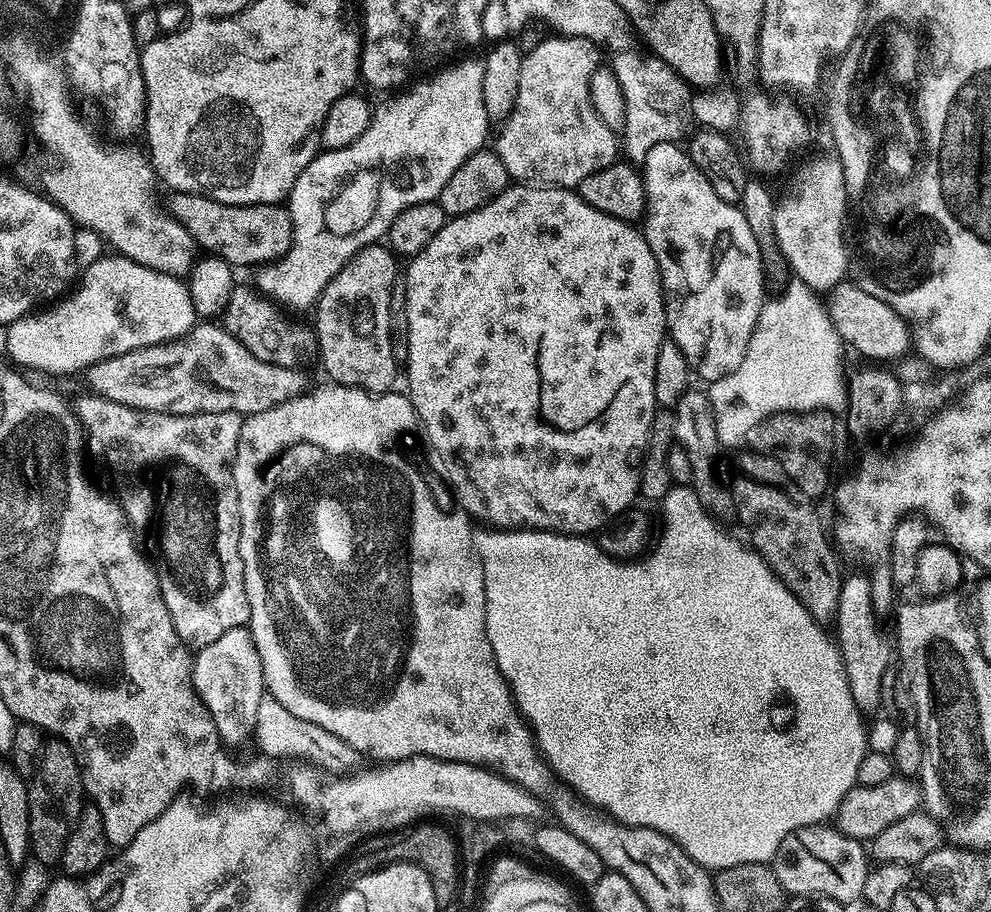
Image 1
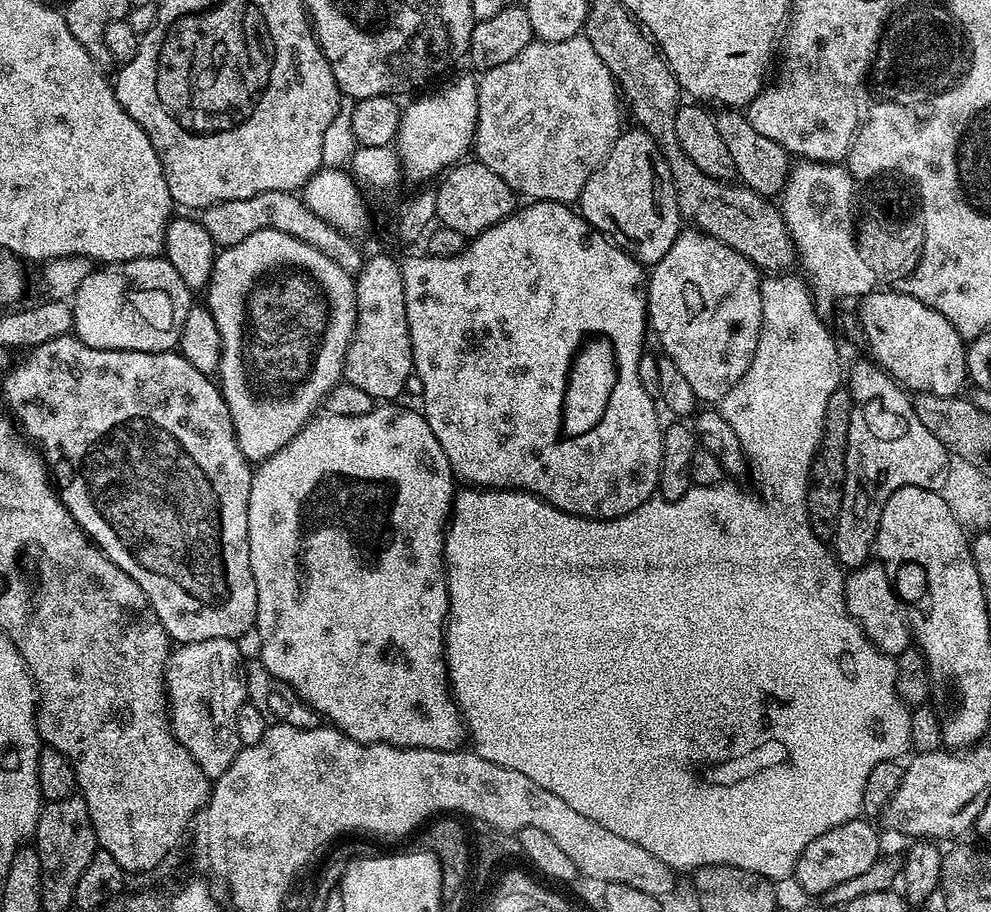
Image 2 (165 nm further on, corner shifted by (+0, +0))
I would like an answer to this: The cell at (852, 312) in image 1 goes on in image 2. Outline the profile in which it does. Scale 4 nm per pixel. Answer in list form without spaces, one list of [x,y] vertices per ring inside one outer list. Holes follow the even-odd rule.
[[[873,290],[859,301],[858,328],[868,339],[871,359],[912,394],[954,396],[968,380],[966,341],[938,310],[891,290]]]

